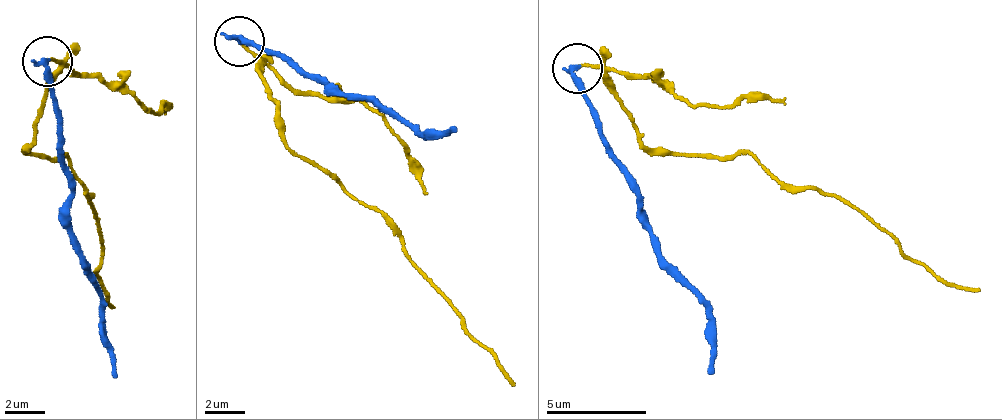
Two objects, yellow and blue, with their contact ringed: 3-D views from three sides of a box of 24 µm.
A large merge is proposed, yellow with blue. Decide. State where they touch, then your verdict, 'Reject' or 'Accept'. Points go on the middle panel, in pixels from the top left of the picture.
Place: (239, 41). Reject

